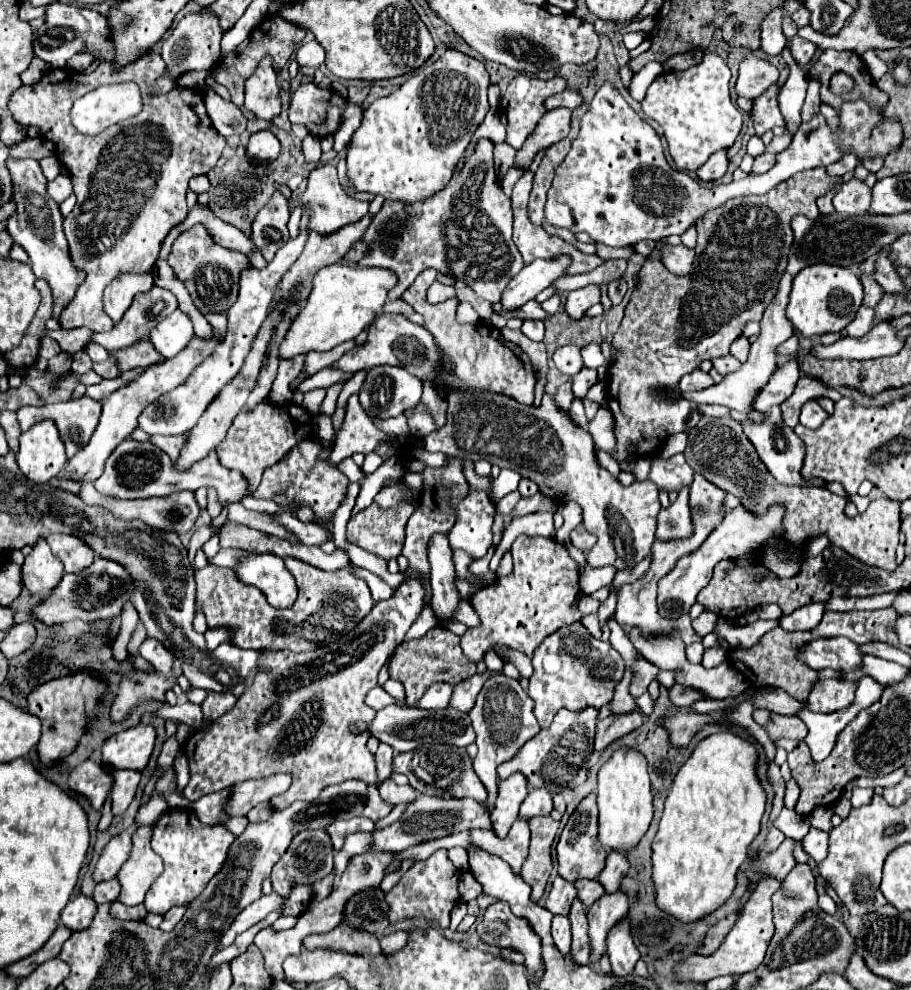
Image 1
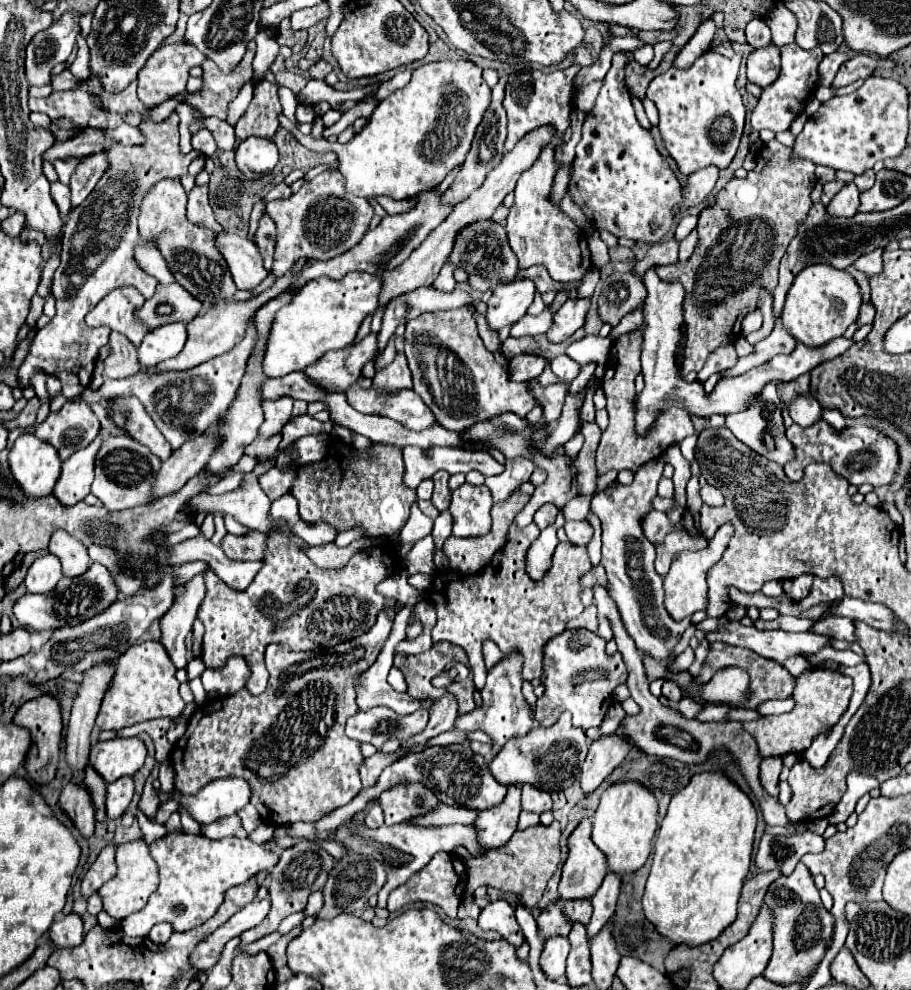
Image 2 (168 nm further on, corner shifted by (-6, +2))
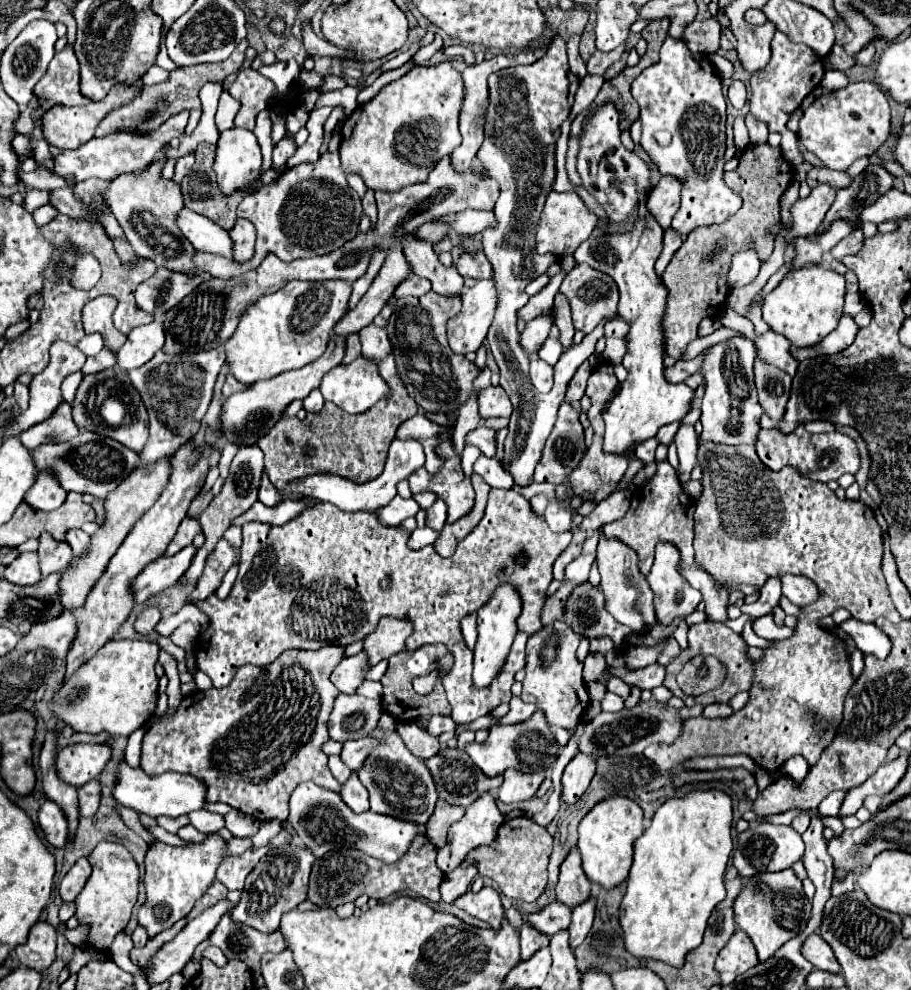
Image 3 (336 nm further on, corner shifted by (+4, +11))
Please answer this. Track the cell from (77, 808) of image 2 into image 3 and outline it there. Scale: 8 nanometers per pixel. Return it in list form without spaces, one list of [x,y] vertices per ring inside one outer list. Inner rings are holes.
[[[48,799],[40,807],[38,823],[40,823],[42,831],[46,833],[46,839],[50,845],[54,845],[54,847],[66,845],[66,841],[68,841],[68,819],[66,819],[66,813],[62,811],[60,805],[56,805],[54,801]]]

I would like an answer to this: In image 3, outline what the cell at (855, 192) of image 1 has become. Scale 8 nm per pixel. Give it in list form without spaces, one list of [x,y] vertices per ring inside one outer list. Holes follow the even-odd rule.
[[[818,185],[816,189],[812,189],[812,193],[806,199],[800,199],[794,207],[792,207],[792,231],[788,235],[788,243],[792,243],[796,237],[800,235],[812,235],[816,233],[816,229],[822,225],[826,211],[830,209],[830,205],[836,199],[836,189],[832,185]]]

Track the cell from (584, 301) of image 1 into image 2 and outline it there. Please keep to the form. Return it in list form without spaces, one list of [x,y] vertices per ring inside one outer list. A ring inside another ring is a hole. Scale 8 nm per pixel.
[[[566,300],[562,308],[554,314],[554,324],[548,328],[546,338],[554,344],[570,338],[578,328],[584,326],[586,312],[590,308],[590,300]]]

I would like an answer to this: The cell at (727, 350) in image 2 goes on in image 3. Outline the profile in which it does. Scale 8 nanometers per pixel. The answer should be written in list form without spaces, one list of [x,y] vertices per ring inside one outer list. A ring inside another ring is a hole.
[[[698,355],[694,359],[690,359],[690,361],[676,361],[674,367],[666,369],[668,381],[674,381],[674,383],[686,381],[690,375],[700,371],[702,363],[704,363],[704,355]]]

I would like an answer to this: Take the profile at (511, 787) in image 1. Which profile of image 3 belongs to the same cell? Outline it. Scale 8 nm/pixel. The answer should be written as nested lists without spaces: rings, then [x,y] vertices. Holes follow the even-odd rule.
[[[484,793],[466,809],[466,815],[450,827],[446,847],[438,849],[436,863],[440,869],[450,873],[464,861],[468,851],[480,845],[490,845],[502,823],[504,815],[500,813],[496,799],[490,793]]]

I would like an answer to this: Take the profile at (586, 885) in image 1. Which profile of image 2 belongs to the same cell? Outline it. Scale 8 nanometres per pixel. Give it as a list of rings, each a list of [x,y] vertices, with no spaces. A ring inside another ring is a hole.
[[[572,900],[572,902],[566,902],[562,910],[570,924],[578,922],[578,924],[586,926],[590,920],[590,914],[592,914],[592,904],[590,904],[590,900]]]

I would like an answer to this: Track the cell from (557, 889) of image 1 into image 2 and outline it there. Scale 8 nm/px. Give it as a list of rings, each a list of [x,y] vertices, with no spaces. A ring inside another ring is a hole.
[[[558,900],[556,904],[550,904],[538,918],[538,932],[544,936],[544,940],[552,938],[552,936],[566,936],[570,932],[570,922],[566,920],[564,912],[562,912],[562,900]]]

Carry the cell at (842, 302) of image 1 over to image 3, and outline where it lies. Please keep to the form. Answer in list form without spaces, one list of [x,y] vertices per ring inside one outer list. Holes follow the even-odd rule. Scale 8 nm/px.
[[[808,265],[786,275],[780,285],[762,301],[764,321],[772,331],[784,335],[796,347],[812,347],[836,329],[844,309],[846,281],[840,273],[822,265]]]

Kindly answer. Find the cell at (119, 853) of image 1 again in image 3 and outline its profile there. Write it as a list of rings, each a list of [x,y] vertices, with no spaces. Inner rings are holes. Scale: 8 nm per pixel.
[[[80,857],[74,867],[66,873],[66,877],[60,883],[60,897],[64,901],[74,901],[76,895],[80,893],[80,889],[86,885],[88,877],[92,873],[92,865],[88,861],[88,857]]]

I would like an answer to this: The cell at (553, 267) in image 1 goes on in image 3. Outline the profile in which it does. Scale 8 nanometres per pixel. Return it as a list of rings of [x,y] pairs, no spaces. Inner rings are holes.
[[[480,279],[474,287],[464,289],[462,309],[448,321],[448,343],[456,353],[476,351],[492,325],[498,307],[498,289],[492,279]]]

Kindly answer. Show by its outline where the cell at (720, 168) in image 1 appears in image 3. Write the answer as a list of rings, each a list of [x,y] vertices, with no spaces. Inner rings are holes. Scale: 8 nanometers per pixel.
[[[666,175],[660,179],[660,183],[650,191],[648,195],[648,209],[654,215],[654,219],[662,225],[662,229],[670,227],[670,221],[674,213],[680,207],[680,193],[682,193],[682,181],[674,175]]]

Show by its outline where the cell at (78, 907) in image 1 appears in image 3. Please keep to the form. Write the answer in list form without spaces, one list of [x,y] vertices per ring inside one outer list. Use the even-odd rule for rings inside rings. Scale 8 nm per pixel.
[[[38,921],[26,939],[26,945],[18,945],[14,949],[16,957],[14,959],[18,965],[22,963],[24,967],[44,971],[56,957],[56,927],[52,927],[48,921]]]

